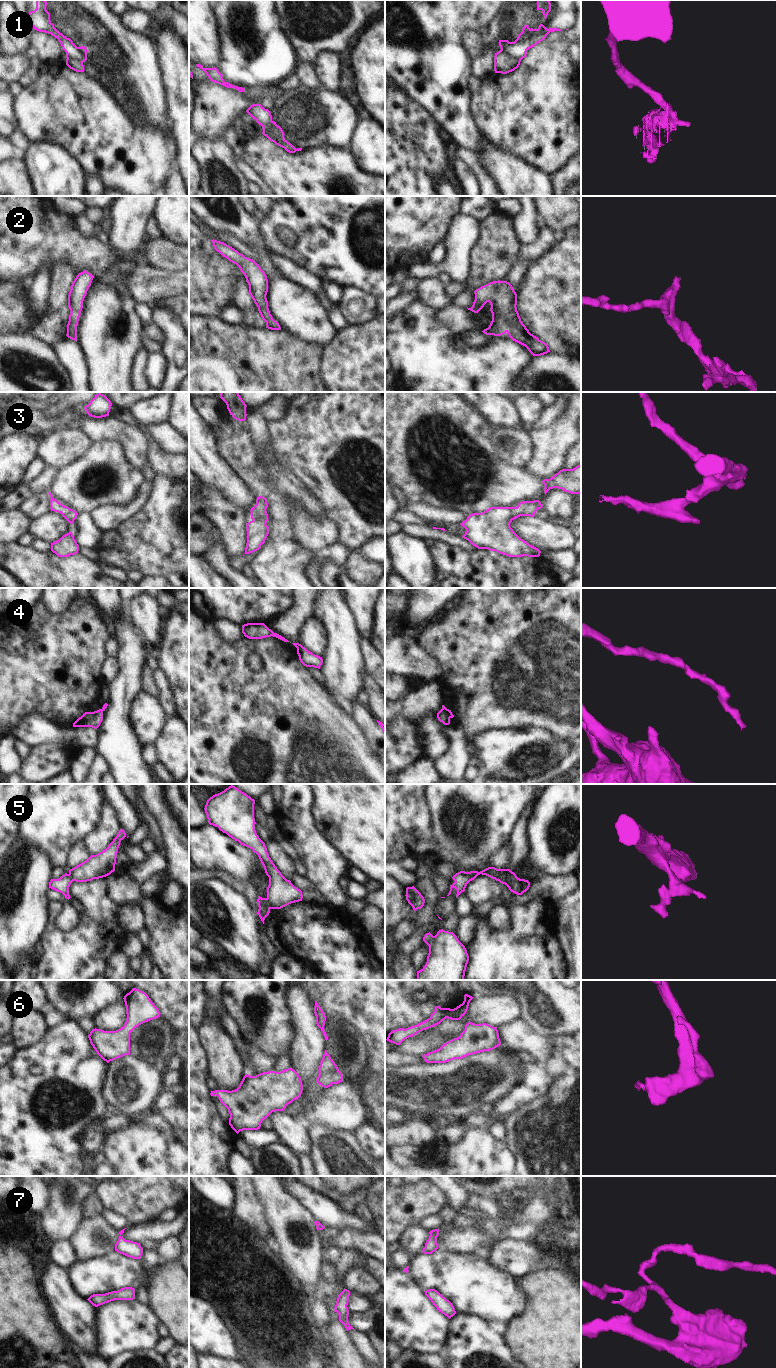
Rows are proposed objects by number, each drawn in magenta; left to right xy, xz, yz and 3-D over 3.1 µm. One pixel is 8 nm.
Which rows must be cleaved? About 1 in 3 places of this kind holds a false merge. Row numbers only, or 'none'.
1, 4, 5

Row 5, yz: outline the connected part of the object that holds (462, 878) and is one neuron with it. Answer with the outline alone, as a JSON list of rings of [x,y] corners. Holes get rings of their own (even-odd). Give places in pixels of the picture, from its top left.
[[[488,867],[480,872],[478,871],[460,871],[456,873],[452,879],[455,881],[450,885],[450,891],[447,896],[451,894],[453,888],[457,890],[456,898],[465,891],[467,884],[474,880],[478,875],[486,875],[496,881],[500,881],[503,877],[508,876],[512,871],[510,869],[497,869],[495,867]]]

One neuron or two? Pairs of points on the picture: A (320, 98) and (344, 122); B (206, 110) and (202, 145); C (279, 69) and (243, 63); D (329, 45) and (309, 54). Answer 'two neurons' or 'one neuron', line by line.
A: one neuron
B: two neurons
C: one neuron
D: one neuron

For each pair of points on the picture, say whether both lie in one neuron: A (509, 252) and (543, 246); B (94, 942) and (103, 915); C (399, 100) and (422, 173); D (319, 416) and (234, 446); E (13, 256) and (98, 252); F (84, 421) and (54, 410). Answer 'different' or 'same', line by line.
A: different
B: same
C: same
D: different
E: same
F: different

